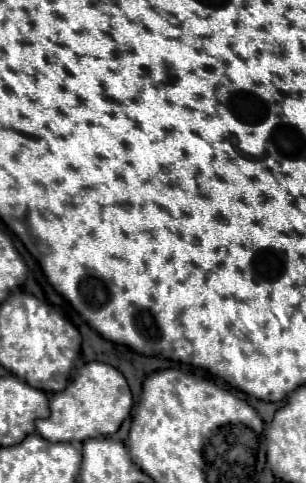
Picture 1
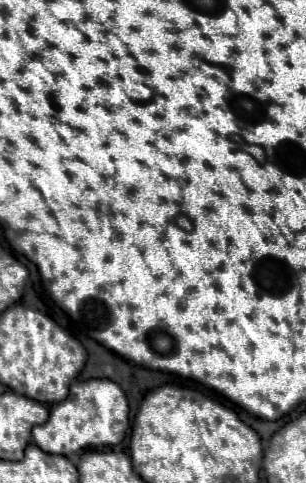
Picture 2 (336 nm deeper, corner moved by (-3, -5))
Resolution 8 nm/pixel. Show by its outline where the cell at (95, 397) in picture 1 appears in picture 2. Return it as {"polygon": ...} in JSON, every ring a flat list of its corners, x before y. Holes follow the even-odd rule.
{"polygon":[[89,379,73,383,69,397,51,407,47,423,33,427,33,441,45,453,69,455,89,447,117,445,119,441,123,441,127,429,129,405,123,389,111,379]]}

